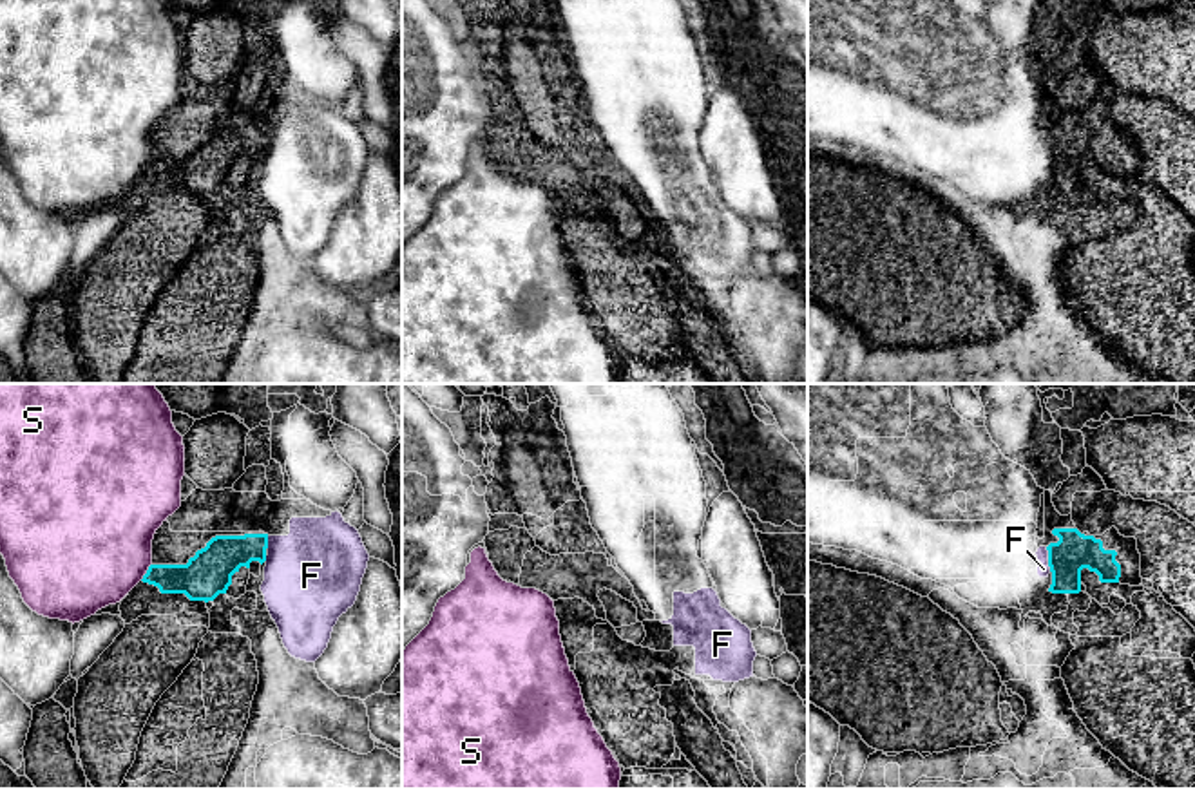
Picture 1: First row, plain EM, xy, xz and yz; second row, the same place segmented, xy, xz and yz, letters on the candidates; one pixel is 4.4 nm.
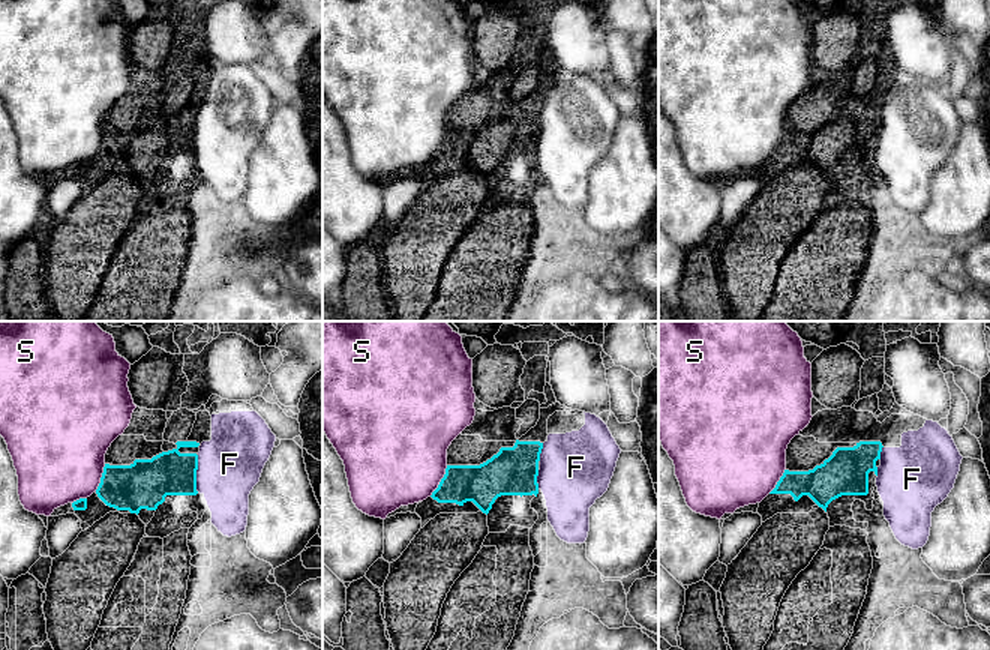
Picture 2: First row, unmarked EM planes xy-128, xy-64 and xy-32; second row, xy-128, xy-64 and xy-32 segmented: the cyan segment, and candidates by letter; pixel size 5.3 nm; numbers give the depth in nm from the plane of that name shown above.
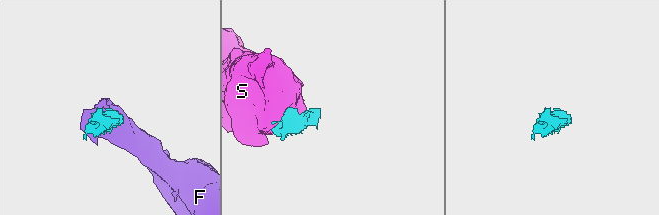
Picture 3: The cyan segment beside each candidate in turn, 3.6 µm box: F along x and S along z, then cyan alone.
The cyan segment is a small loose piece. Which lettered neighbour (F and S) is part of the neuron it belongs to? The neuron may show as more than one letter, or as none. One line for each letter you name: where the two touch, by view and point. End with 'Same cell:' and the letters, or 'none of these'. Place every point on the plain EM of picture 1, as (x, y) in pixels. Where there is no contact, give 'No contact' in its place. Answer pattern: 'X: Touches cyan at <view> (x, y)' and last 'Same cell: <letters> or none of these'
F: Touches cyan at yz (1049, 154)
Same cell: F

